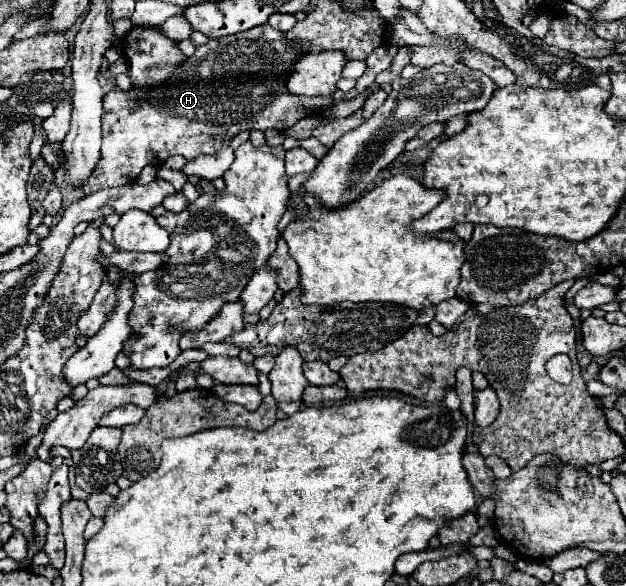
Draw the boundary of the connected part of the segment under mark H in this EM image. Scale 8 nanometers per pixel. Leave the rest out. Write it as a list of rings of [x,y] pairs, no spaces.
[[[262,24],[256,28],[250,28],[240,34],[230,34],[222,38],[214,38],[208,44],[200,46],[194,56],[170,76],[170,80],[158,88],[152,88],[150,92],[142,92],[140,88],[130,88],[128,92],[122,92],[118,86],[112,86],[112,90],[104,96],[104,114],[102,114],[102,150],[100,160],[96,168],[92,170],[90,178],[82,184],[84,194],[94,194],[104,188],[114,188],[122,184],[132,184],[140,170],[146,164],[162,164],[172,154],[182,154],[186,160],[194,160],[200,154],[214,154],[222,148],[230,146],[230,140],[242,132],[242,130],[288,130],[294,126],[300,118],[306,118],[310,114],[316,114],[320,118],[320,126],[312,130],[312,136],[318,138],[324,146],[332,146],[342,132],[348,132],[350,128],[356,128],[366,120],[364,108],[358,112],[346,116],[346,118],[326,118],[326,112],[332,110],[334,100],[332,96],[298,96],[292,94],[286,88],[286,80],[290,78],[292,66],[302,58],[302,50],[294,48],[290,44],[290,38],[286,38],[280,30],[274,30],[270,24]]]

